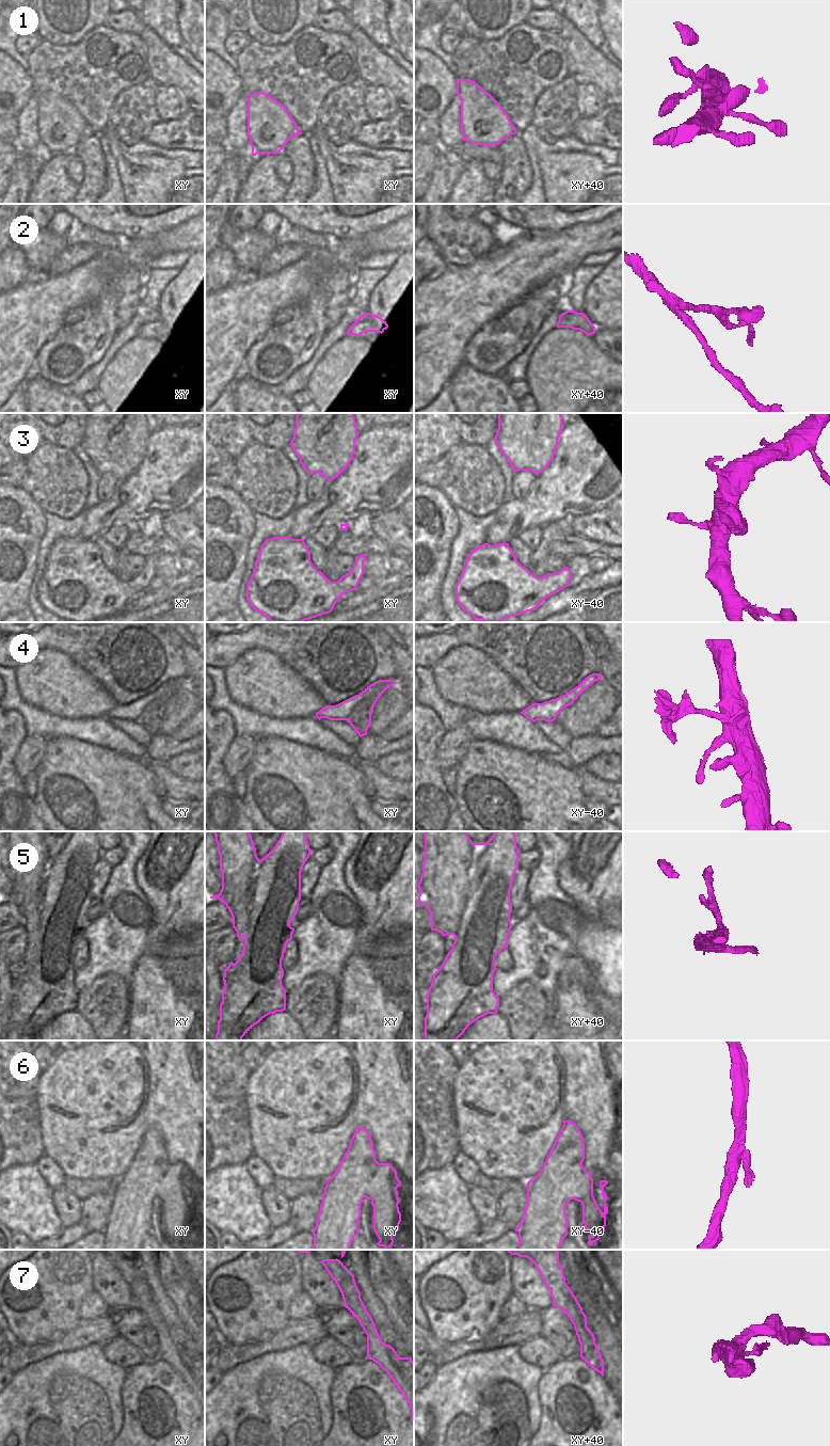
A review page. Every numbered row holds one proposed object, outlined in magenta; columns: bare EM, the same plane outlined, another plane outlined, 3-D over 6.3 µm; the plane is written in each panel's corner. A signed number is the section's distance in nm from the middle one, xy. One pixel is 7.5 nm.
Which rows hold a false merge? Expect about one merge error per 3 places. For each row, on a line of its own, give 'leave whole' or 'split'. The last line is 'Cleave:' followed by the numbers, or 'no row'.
1: leave whole
2: leave whole
3: leave whole
4: split
5: split
6: split
7: split
Cleave: 4, 5, 6, 7

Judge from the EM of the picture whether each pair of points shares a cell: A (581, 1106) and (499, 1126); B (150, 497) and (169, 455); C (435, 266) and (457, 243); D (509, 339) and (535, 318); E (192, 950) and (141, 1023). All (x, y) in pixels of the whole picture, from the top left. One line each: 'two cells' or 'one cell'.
A: two cells
B: one cell
C: two cells
D: one cell
E: two cells

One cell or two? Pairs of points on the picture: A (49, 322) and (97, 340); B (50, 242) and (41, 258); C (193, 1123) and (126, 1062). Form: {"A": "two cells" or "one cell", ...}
{"A": "two cells", "B": "one cell", "C": "two cells"}

